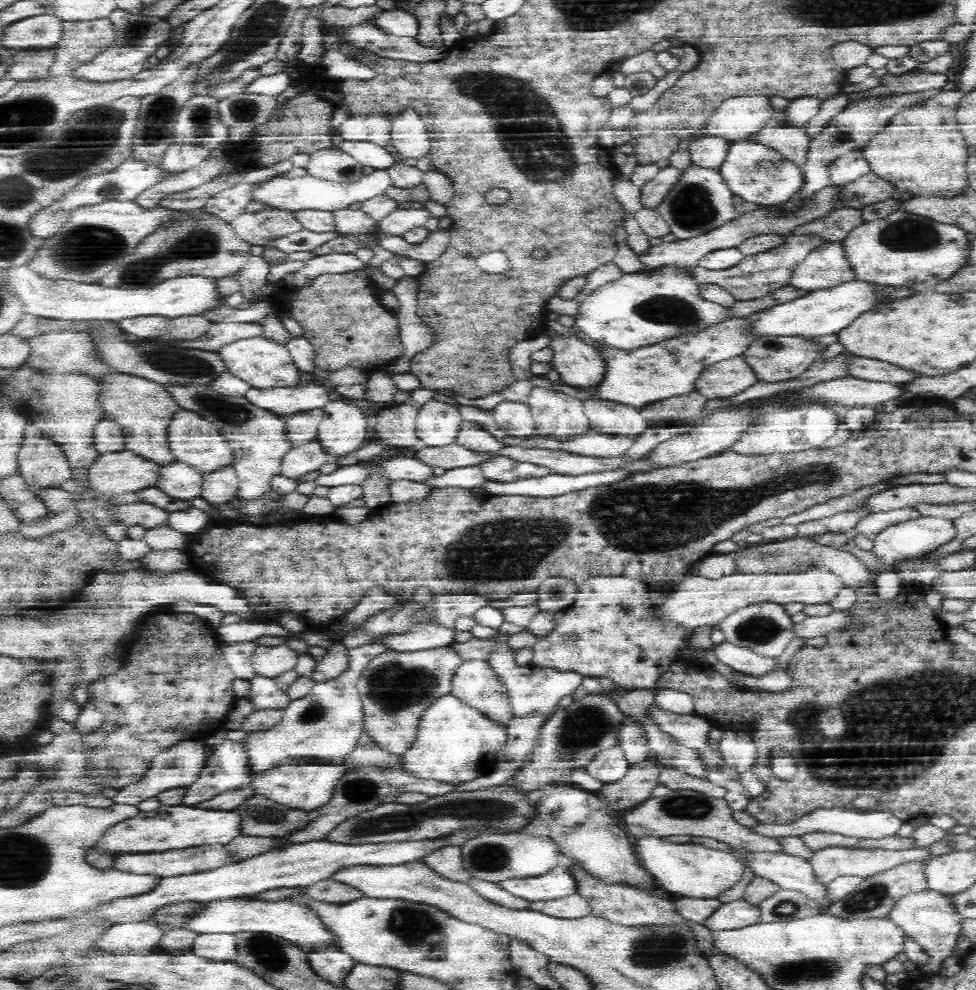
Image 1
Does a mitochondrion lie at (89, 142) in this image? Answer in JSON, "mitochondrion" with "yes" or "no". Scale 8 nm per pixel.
{"mitochondrion":"yes"}

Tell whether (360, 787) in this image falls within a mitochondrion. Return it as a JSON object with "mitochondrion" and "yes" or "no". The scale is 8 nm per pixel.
{"mitochondrion":"yes"}

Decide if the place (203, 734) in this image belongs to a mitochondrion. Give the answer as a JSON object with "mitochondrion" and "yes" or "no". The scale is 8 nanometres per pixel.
{"mitochondrion":"no"}

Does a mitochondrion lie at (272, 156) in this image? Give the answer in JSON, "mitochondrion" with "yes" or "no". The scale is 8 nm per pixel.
{"mitochondrion":"no"}

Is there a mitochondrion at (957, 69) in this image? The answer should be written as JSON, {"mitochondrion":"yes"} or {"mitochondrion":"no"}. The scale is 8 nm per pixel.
{"mitochondrion":"no"}

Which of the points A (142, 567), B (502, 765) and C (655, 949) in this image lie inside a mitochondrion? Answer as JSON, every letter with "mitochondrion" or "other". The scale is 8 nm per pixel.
{"A":"other","B":"other","C":"mitochondrion"}

